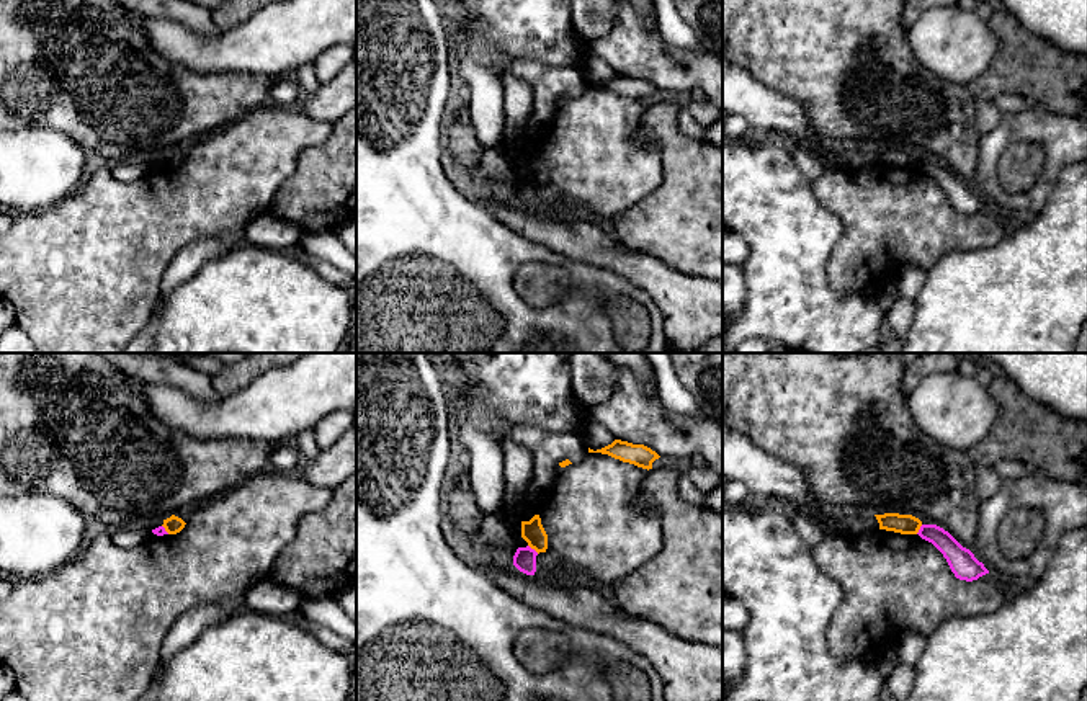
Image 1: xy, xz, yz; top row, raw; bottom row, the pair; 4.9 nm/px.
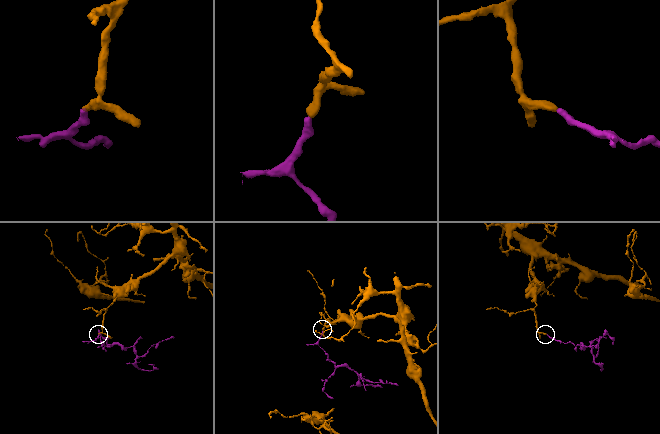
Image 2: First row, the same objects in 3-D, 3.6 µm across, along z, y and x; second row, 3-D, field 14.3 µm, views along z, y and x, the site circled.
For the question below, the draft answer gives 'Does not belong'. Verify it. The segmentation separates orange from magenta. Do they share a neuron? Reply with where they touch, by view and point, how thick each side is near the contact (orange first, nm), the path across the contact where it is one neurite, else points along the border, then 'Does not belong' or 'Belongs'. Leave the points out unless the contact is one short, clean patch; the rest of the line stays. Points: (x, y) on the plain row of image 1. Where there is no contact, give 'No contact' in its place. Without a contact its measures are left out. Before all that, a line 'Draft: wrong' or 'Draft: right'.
Draft: right
Touches orange at xz (533, 182). Thickness 110 nm (orange) against 110 nm. Boundary: xz (528, 178), (538, 187). Does not belong

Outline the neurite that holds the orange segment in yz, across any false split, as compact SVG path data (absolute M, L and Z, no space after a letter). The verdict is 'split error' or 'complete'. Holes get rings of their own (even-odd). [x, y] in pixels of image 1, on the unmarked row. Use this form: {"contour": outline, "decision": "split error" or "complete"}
{"contour": "M884 147L884 149L875 149L879 163L894 165L901 168L917 168L922 155L912 149L899 149L899 147Z", "decision": "complete"}

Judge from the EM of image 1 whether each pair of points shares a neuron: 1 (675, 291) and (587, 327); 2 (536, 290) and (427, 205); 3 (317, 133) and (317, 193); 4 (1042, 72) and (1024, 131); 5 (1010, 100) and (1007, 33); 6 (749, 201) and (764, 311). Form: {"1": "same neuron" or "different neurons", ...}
{"1": "different neurons", "2": "different neurons", "3": "different neurons", "4": "different neurons", "5": "different neurons", "6": "same neuron"}

